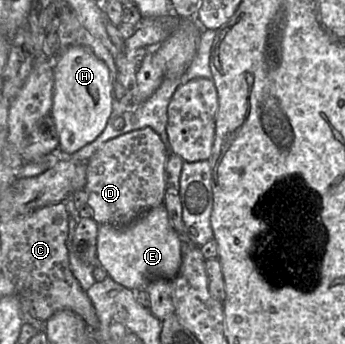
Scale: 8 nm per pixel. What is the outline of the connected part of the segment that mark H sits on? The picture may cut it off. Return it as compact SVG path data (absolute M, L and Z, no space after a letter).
M72 46L53 62L54 91L51 115L59 135L59 149L73 154L94 141L112 113L113 83L107 65L91 49Z

